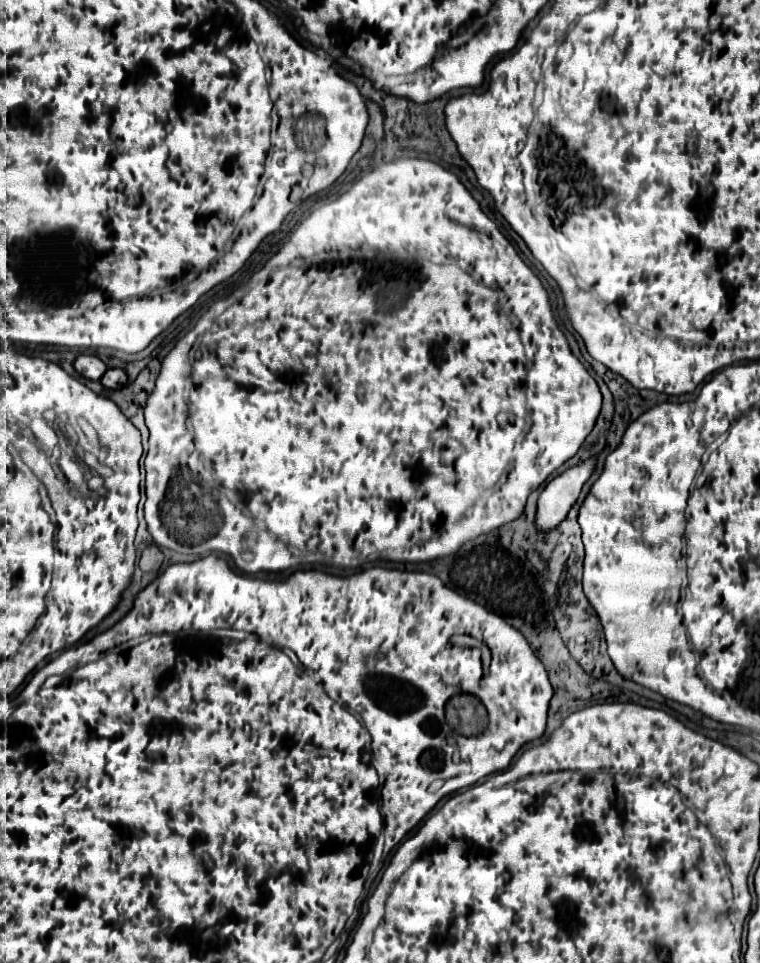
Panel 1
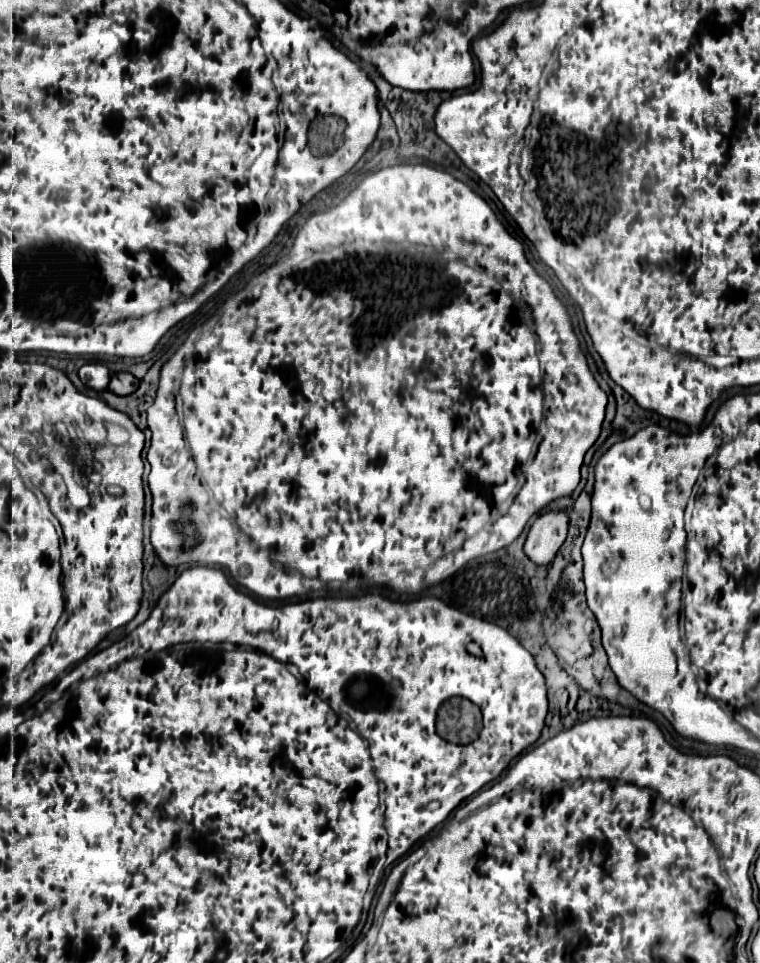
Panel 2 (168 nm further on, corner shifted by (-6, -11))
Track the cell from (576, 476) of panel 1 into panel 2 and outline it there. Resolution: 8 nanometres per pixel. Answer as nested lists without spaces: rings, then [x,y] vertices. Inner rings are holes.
[[[568,511],[542,513],[530,527],[524,553],[536,565],[548,565],[562,547],[568,533]]]

